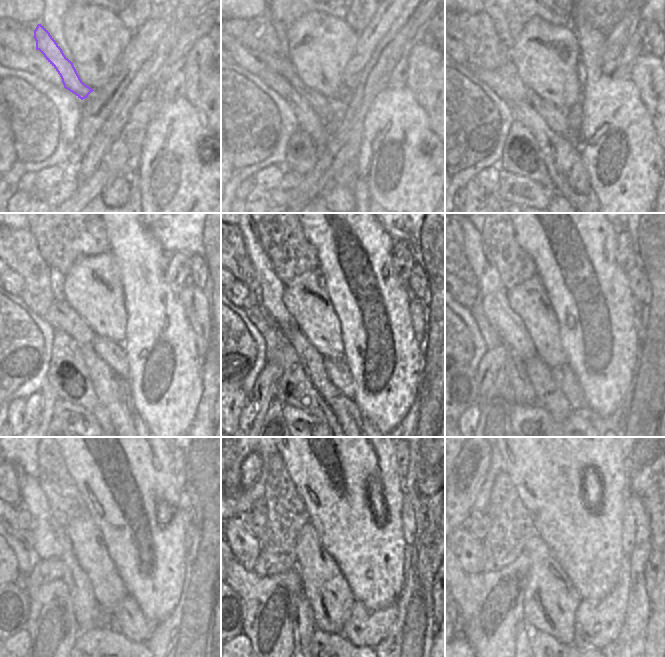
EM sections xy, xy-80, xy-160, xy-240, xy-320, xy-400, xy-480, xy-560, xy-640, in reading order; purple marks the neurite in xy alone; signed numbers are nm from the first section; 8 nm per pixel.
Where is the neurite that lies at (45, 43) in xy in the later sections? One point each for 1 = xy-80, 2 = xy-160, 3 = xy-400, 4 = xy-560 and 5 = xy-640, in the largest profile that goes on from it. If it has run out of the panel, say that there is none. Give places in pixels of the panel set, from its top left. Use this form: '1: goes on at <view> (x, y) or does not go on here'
1: goes on at xy-80 (326, 109)
2: goes on at xy-160 (555, 117)
3: goes on at xy-400 (565, 378)
4: goes on at xy-560 (363, 628)
5: goes on at xy-640 (596, 624)

